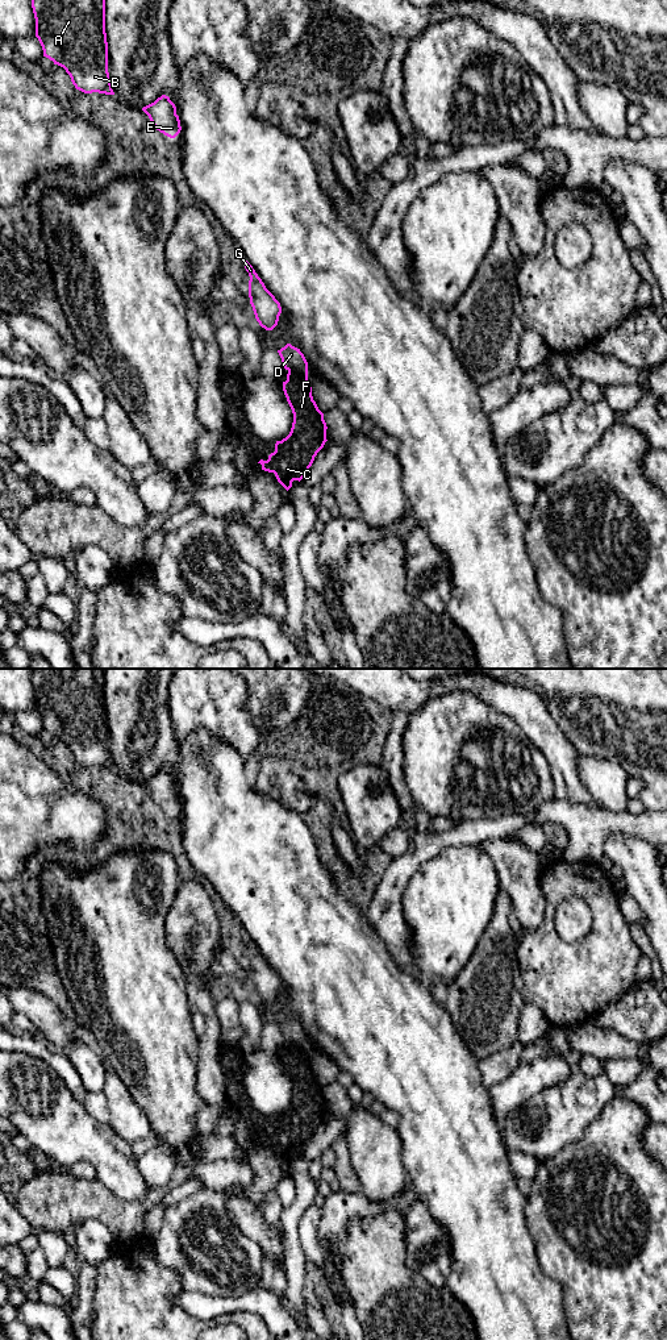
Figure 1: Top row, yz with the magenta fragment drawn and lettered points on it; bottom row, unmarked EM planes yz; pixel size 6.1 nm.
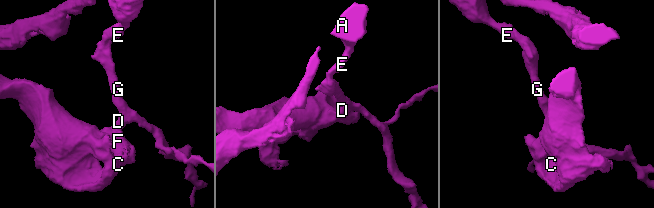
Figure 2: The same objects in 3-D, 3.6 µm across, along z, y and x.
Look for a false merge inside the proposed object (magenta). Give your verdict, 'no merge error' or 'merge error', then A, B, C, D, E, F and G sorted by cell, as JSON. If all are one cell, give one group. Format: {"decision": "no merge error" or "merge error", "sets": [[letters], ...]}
{"decision": "merge error", "sets": [["A", "B", "D", "E", "G"], ["C", "F"]]}

